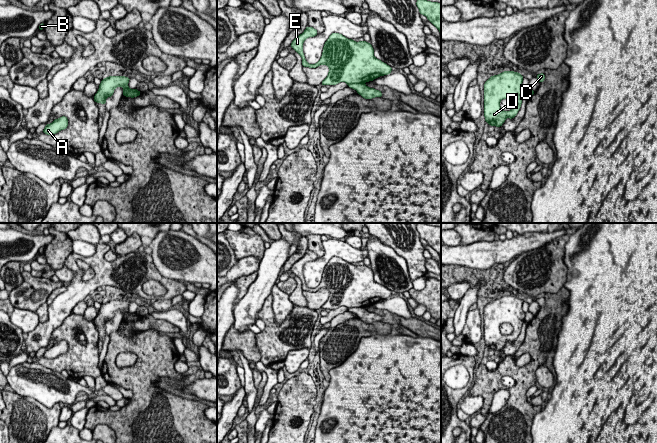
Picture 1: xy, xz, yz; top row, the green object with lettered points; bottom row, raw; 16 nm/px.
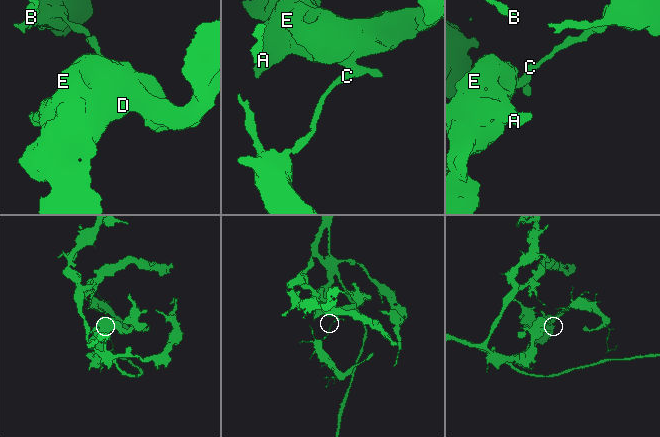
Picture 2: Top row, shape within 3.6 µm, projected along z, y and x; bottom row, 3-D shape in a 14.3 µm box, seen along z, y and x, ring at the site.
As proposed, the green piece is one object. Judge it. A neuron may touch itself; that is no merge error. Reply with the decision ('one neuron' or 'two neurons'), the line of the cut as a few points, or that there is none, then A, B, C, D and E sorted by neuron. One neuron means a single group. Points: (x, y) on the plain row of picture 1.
two neurons | xz (363, 306), (348, 308) | A B D E / C

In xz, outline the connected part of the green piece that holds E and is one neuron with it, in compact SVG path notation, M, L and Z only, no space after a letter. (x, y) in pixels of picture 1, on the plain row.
M307 250L290 270L301 280L303 291L329 291L328 299L321 307L323 310L332 310L340 306L365 307L391 297L392 291L374 280L371 267L356 266L336 256L325 266L320 284L315 288L307 287L302 273L303 267L307 262L317 258L316 253Z

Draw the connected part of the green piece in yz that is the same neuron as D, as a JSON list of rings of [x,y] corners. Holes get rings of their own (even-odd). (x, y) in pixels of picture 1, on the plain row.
[[[504,295],[491,300],[484,308],[484,341],[490,350],[501,351],[507,342],[513,343],[525,321],[522,309],[523,300],[519,296]],[[502,323],[513,326],[510,335],[503,335],[500,331]]]

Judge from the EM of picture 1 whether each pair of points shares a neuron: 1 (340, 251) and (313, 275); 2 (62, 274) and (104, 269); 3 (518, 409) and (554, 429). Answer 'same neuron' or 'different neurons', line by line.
1: same neuron
2: different neurons
3: different neurons

